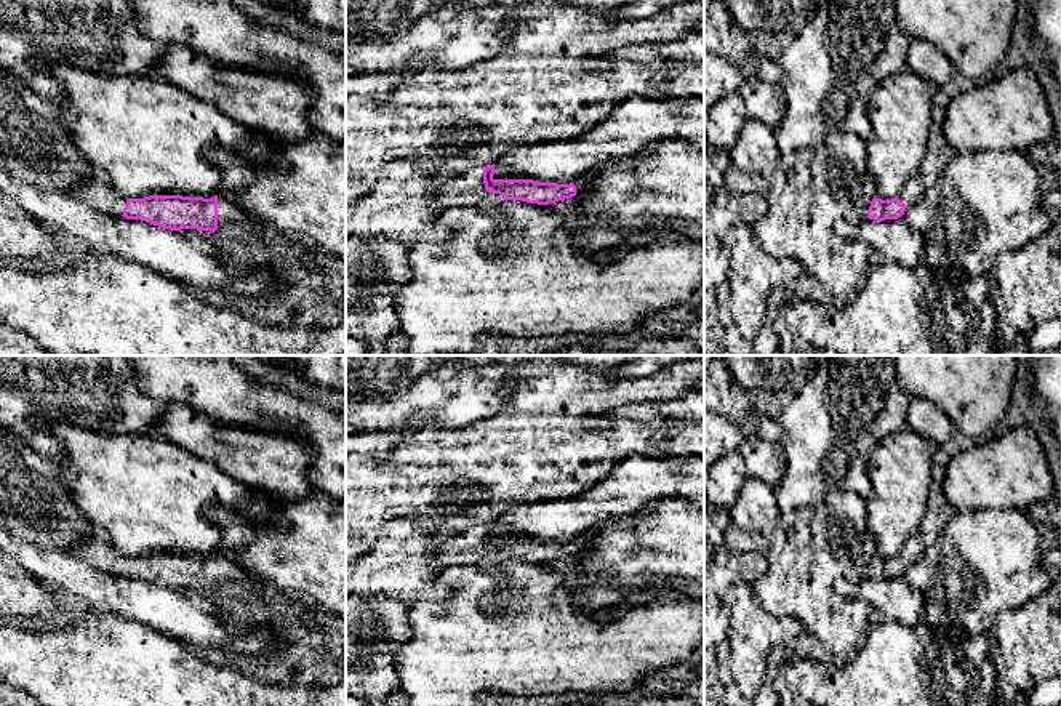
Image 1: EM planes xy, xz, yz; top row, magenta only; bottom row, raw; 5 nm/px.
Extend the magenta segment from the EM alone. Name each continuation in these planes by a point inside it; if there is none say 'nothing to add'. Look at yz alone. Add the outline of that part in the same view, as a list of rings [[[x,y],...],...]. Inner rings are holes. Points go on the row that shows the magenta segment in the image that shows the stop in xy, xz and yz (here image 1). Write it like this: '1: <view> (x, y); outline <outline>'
1: yz (911, 192); outline [[[911,179],[903,192],[898,195],[898,199],[903,205],[909,207],[920,197],[922,192],[923,191],[917,187],[917,181]]]

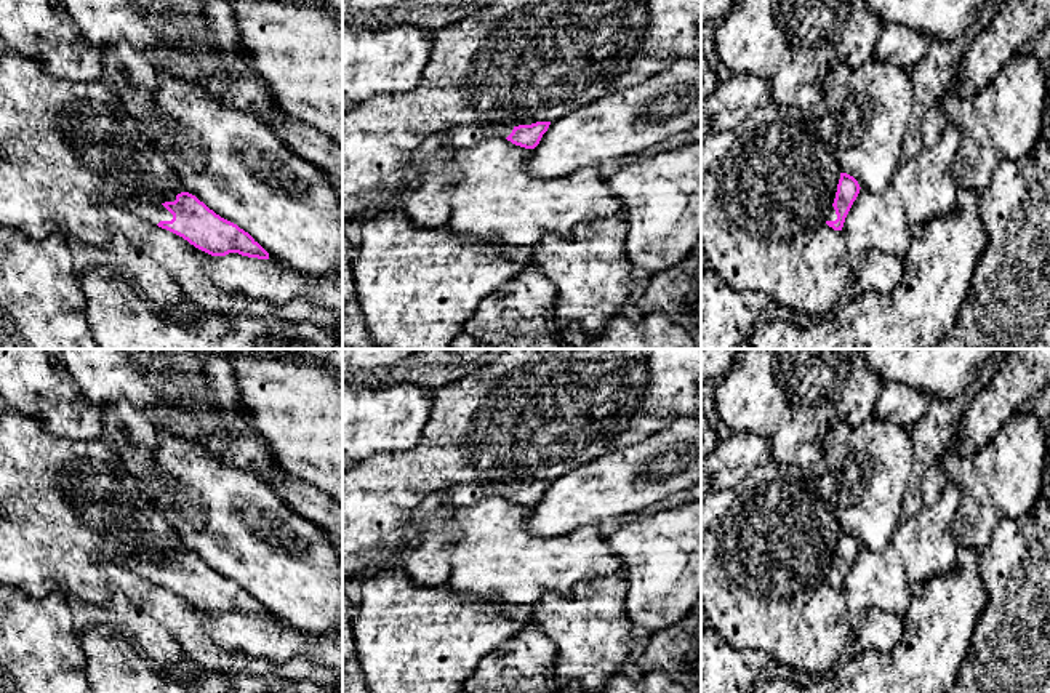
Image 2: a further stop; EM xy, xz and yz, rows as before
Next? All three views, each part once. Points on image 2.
1: xy (152, 212); outline [[[115,198],[112,206],[130,211],[157,226],[160,221],[171,221],[173,214],[157,202],[141,202],[136,198]]]

